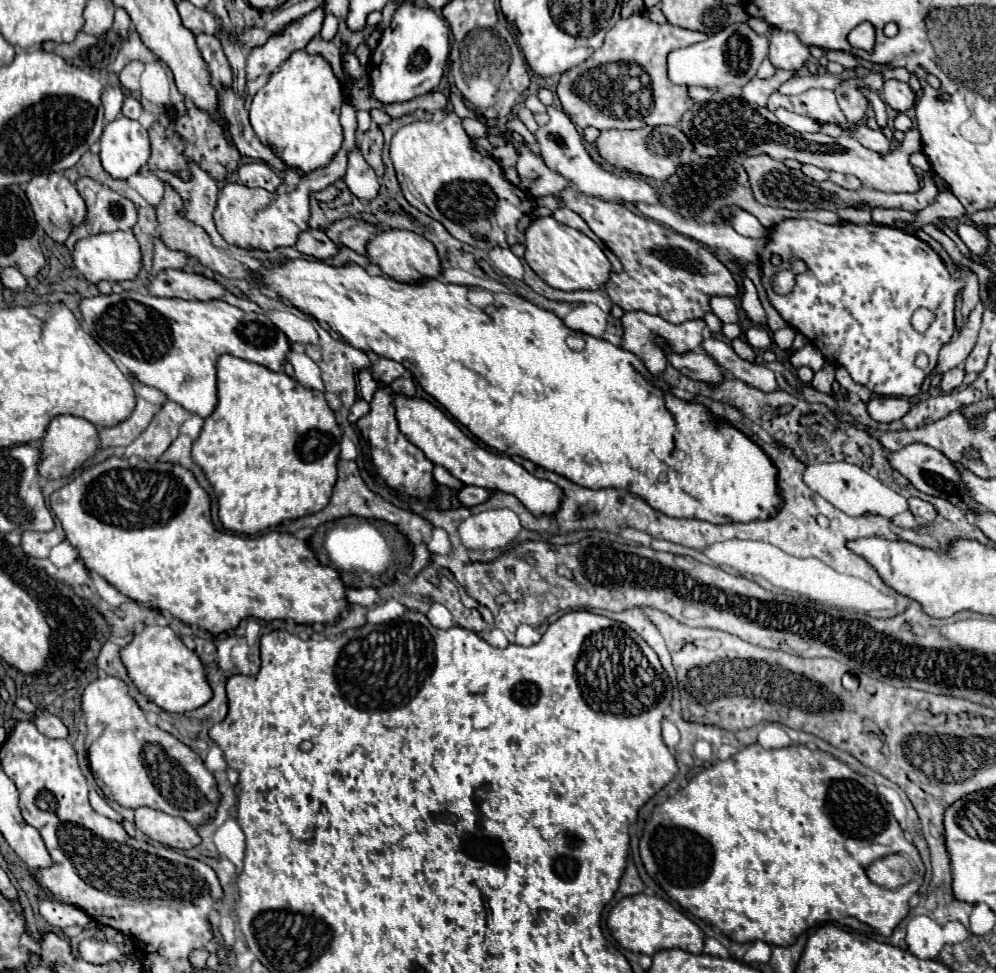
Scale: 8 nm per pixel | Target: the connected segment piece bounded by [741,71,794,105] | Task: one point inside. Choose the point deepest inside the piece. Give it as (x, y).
(758, 90)

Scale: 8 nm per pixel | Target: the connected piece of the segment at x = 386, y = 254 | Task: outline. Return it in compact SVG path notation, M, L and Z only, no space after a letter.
M390 229L390 231L380 231L380 235L374 235L368 241L366 255L372 263L376 263L384 275L390 279L400 279L400 283L418 283L426 279L436 279L440 277L440 259L430 241L424 237L412 233L412 231L402 231L402 229Z

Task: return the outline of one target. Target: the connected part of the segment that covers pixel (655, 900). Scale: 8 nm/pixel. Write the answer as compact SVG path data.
M632 895L624 897L608 915L608 929L612 937L632 953L654 955L662 949L684 949L688 953L702 953L704 933L702 929L690 921L682 911L672 907L658 895Z

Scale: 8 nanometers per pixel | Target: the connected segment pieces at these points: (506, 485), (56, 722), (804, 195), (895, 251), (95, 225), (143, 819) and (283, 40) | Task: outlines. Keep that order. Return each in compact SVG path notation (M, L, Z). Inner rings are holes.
M392 393L392 405L396 409L396 421L398 429L408 437L410 443L414 443L418 449L424 451L424 455L434 463L442 465L452 477L460 479L466 485L478 485L488 491L504 491L514 497L518 497L524 507L532 515L544 515L544 513L556 513L562 499L562 489L554 485L552 481L538 479L530 475L522 465L512 461L506 455L496 455L492 451L482 449L476 441L464 435L464 431L446 417L438 407L432 403L420 399L420 397L406 397L402 393Z
M44 713L44 715L38 715L32 719L38 727L40 733L44 733L46 737L50 739L66 739L68 737L68 727L52 713Z
M756 155L756 157L748 157L744 161L744 169L748 173L748 181L752 187L752 195L760 205L770 205L770 207L784 207L784 209L792 209L792 211L806 211L806 209L828 209L834 211L838 207L902 207L908 209L912 213L918 213L920 209L924 209L926 205L930 205L938 193L938 187L932 179L930 171L922 173L922 181L924 187L918 193L882 193L882 191L872 191L872 189L858 189L858 191L848 191L838 187L832 181L814 181L810 177L806 177L802 171L790 171L784 167L782 161L776 161L768 155Z
M784 219L770 227L768 243L760 253L760 279L768 293L770 303L782 315L782 319L796 331L800 331L822 355L836 367L844 367L850 377L866 385L876 395L892 397L914 397L920 393L924 377L936 367L938 349L954 333L954 297L962 289L962 281L952 281L942 259L930 249L928 243L920 241L916 235L906 233L896 227L876 225L876 223L848 223L840 221L834 225L818 223L814 219ZM772 255L780 255L780 267L770 263ZM798 257L806 263L808 271L796 275L796 287L788 295L778 295L772 289L770 279L782 271L790 269L790 259ZM918 307L926 307L934 313L934 321L926 333L916 333L910 325L912 313ZM918 353L926 353L928 365L924 369L916 367Z
M80 177L76 183L76 189L80 197L86 201L88 219L80 227L74 227L70 237L66 239L64 245L68 247L70 253L72 253L72 247L84 237L90 237L96 233L128 231L134 227L138 215L130 199L122 197L120 193L112 191L110 187L104 187L102 183L90 177Z
M150 807L136 809L134 825L152 841L160 841L174 849L192 849L200 843L198 833L182 817L172 817Z
M322 3L318 9L292 21L290 25L286 25L280 33L274 33L264 45L254 47L248 55L246 77L256 79L260 75L268 75L270 69L274 71L284 59L290 57L292 51L304 49L308 45L308 41L320 33L324 15L326 15L326 11L324 11L324 3Z

